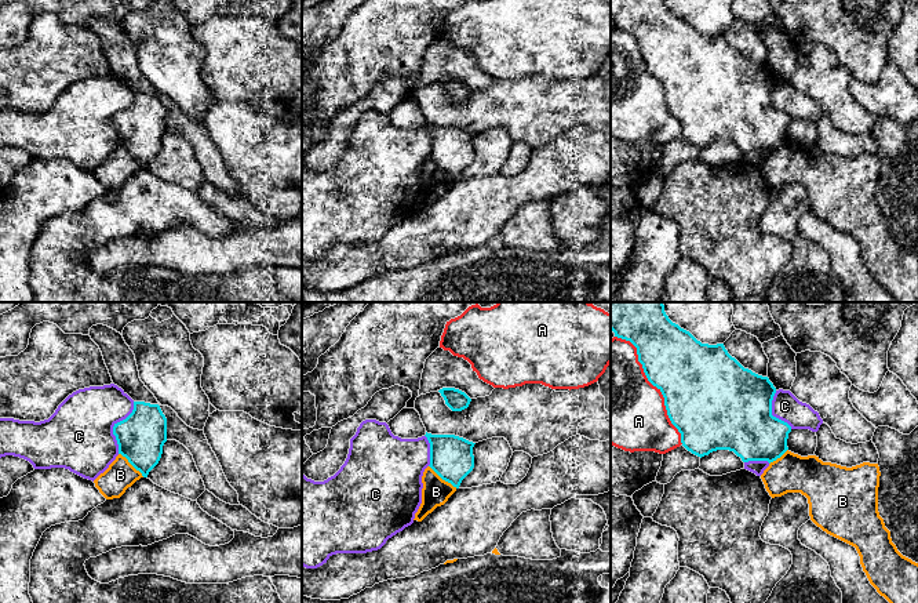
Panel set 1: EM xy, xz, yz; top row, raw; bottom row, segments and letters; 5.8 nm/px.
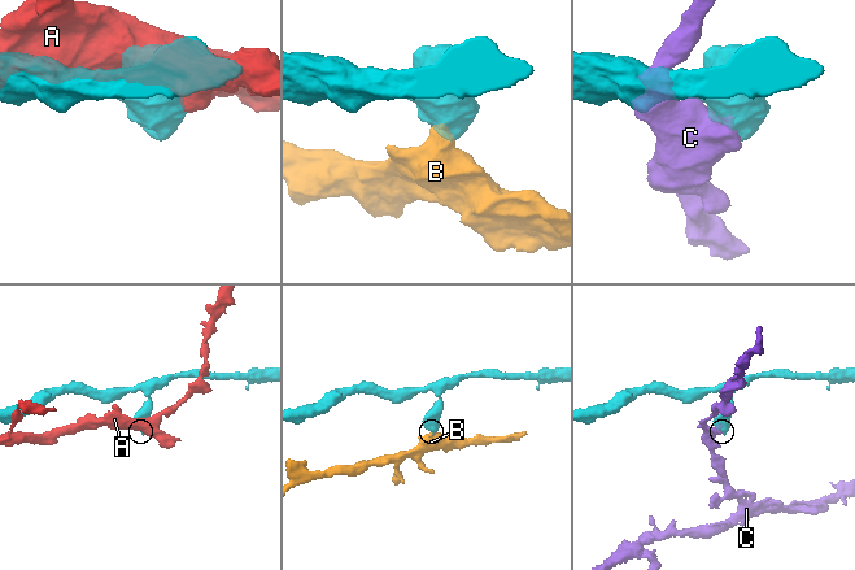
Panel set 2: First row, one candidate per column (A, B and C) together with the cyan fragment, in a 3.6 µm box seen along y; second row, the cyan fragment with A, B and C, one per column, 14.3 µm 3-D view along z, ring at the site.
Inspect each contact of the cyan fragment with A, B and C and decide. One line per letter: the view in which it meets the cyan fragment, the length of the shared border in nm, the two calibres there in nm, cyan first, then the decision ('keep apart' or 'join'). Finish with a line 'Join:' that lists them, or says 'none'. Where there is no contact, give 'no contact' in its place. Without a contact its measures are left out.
A: yz | 750 nm | 420/480 nm | keep apart
B: xy | 200 nm | 280/170 nm | keep apart
C: xy | 320 nm | 280/400 nm | keep apart
Join: none

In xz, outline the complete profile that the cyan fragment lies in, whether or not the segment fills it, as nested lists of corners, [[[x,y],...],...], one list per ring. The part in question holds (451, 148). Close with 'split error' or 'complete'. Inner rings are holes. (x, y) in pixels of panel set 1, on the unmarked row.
[[[425,126],[430,134],[430,159],[445,172],[459,179],[474,159],[476,134],[455,126]]]; complete

